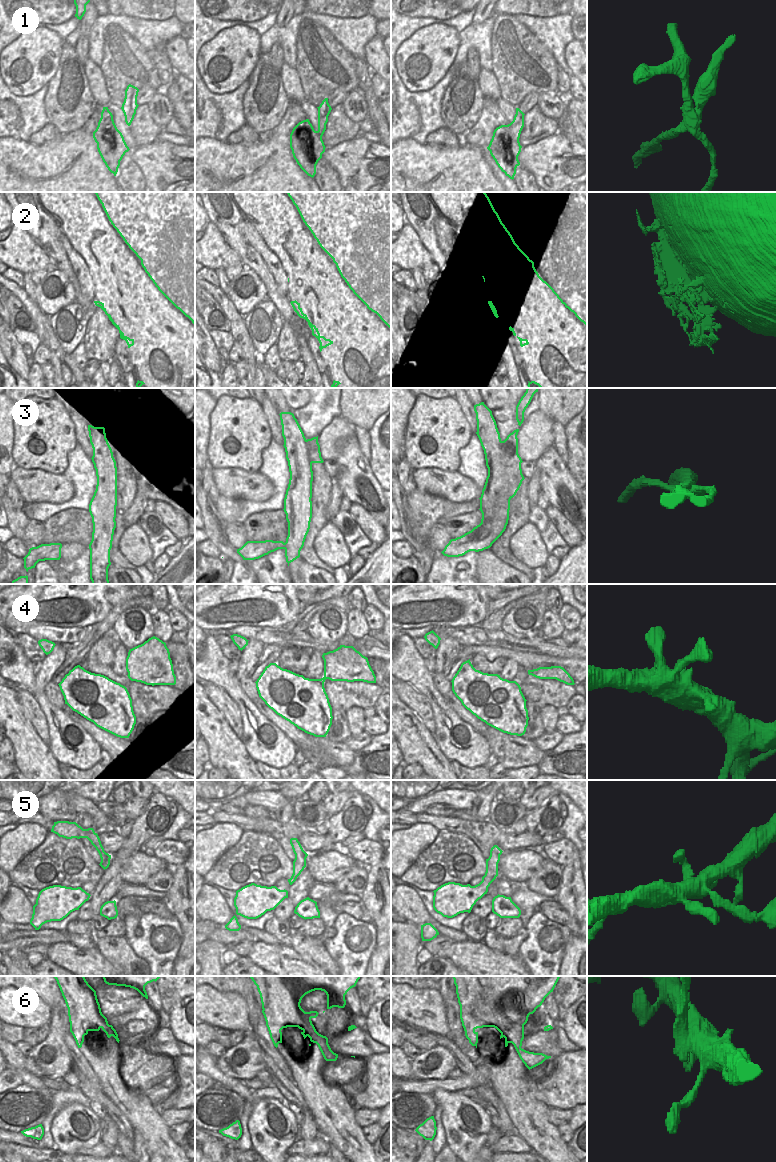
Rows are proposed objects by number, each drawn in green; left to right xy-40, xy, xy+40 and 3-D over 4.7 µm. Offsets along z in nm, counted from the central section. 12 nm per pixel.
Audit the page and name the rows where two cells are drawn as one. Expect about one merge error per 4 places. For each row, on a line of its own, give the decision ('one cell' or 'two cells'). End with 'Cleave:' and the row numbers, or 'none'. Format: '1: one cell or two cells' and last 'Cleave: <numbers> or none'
1: two cells
2: one cell
3: two cells
4: one cell
5: one cell
6: two cells
Cleave: 1, 3, 6

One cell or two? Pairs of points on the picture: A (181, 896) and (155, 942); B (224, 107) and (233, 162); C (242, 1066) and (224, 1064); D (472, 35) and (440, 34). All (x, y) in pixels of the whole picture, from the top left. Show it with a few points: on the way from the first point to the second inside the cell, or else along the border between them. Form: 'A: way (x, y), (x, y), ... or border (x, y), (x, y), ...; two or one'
A: border (173, 916), (180, 926), (182, 938); two
B: border (205, 136), (226, 142); two
C: way (238, 1066), (228, 1064); one
D: border (458, 32), (459, 45), (457, 53), (453, 58); two

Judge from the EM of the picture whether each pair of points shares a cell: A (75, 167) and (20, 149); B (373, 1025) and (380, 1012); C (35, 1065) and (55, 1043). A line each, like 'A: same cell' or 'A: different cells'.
A: same cell
B: same cell
C: same cell

